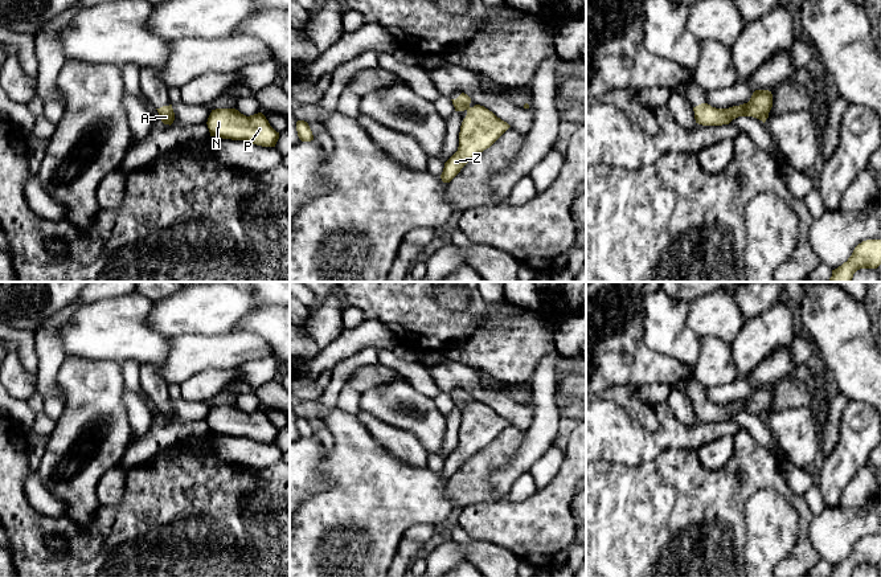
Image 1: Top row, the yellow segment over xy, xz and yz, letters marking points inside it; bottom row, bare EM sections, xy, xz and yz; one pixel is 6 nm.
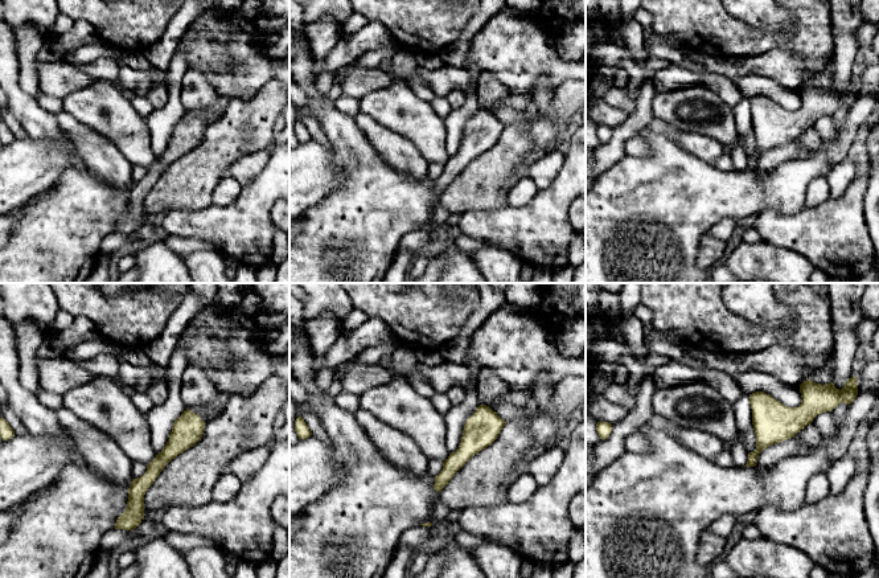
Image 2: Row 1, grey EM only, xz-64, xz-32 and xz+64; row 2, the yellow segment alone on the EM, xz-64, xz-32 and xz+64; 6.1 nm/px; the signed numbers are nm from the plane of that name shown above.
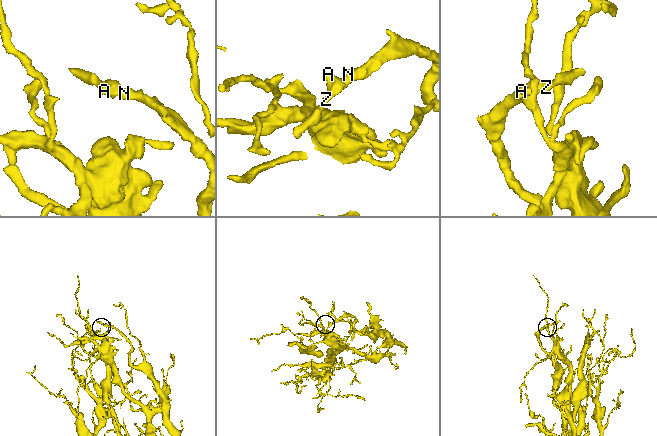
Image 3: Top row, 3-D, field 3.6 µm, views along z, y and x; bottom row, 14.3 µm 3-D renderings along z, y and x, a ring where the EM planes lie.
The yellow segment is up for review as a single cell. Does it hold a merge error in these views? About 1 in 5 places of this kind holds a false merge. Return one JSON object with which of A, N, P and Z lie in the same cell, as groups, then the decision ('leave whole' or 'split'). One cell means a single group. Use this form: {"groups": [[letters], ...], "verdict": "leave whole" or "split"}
{"groups": [["A", "N", "P", "Z"]], "verdict": "leave whole"}

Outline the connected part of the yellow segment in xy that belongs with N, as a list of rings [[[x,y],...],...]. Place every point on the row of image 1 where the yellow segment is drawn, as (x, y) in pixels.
[[[235,109],[212,110],[208,118],[210,136],[246,140],[262,147],[275,147],[276,132],[262,112],[246,116]]]

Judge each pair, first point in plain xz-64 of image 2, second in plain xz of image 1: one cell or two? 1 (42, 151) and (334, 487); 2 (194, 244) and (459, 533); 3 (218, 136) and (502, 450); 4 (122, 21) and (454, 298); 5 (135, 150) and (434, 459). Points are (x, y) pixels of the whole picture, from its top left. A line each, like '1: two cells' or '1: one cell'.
1: two cells
2: one cell
3: one cell
4: two cells
5: two cells

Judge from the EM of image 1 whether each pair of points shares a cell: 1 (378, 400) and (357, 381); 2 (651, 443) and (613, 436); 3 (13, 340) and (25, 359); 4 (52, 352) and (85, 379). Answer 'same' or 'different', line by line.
1: different
2: same
3: same
4: different

